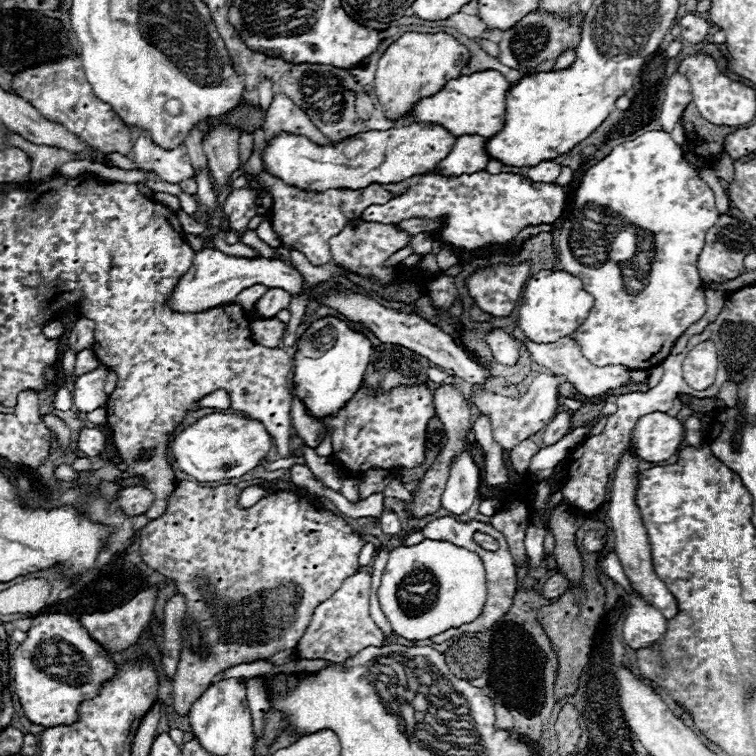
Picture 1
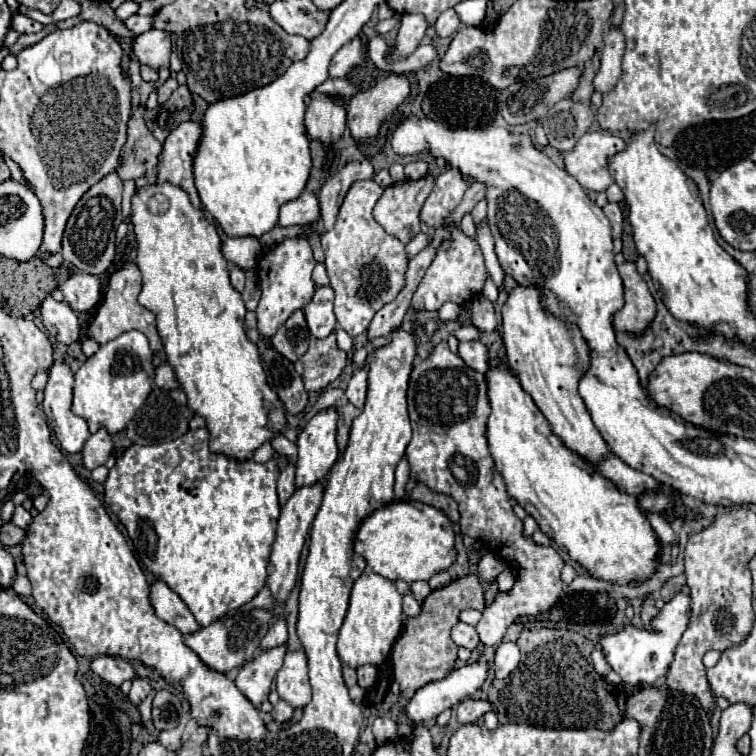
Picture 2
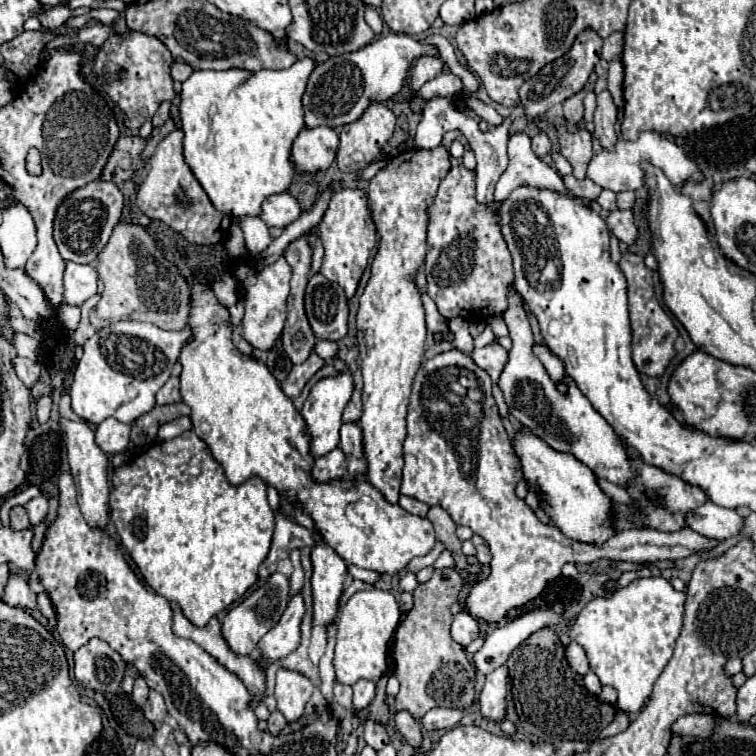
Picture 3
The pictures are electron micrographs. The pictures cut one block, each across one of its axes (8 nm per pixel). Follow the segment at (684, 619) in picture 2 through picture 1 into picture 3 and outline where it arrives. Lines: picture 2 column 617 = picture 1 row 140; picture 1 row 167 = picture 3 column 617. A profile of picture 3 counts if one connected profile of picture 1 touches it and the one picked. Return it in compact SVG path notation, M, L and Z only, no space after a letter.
M640 578L634 580L630 586L612 594L612 598L594 598L584 610L580 612L576 624L570 628L570 638L584 646L592 672L600 678L606 686L614 686L618 692L618 710L622 712L640 712L646 704L648 696L652 694L652 686L662 674L664 666L672 658L674 640L680 634L682 614L684 614L684 592L676 592L668 580L664 578Z

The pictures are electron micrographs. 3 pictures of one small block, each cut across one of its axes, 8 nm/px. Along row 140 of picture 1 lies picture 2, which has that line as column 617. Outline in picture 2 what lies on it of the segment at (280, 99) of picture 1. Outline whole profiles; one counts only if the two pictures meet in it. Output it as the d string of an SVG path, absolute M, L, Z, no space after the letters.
M624 262L624 264L618 266L618 272L624 280L626 304L622 310L616 312L614 328L620 332L638 336L650 328L650 322L654 320L654 314L656 314L656 302L648 290L644 278L636 272L634 262Z

